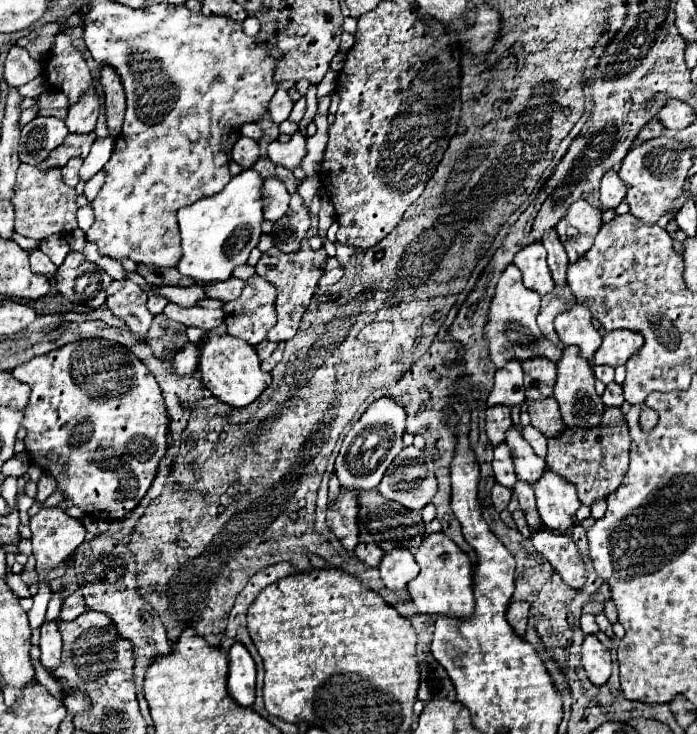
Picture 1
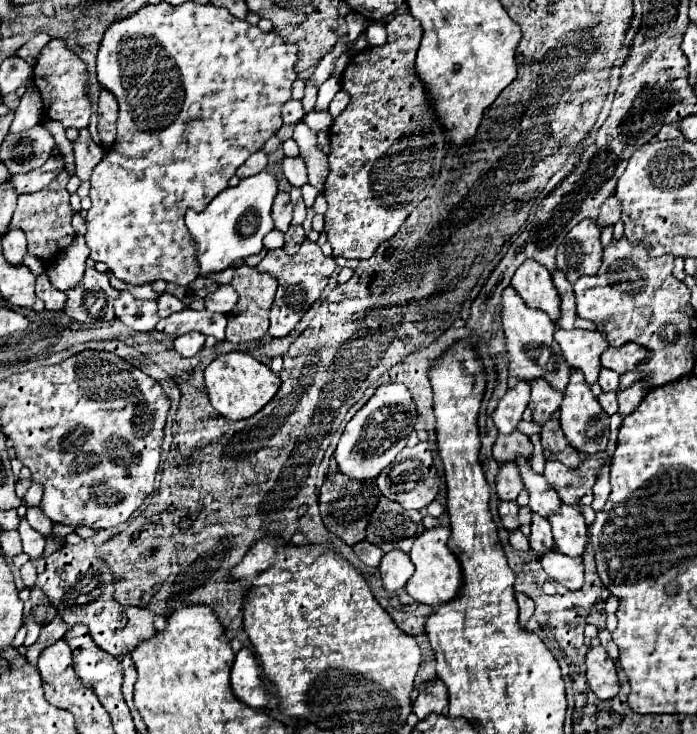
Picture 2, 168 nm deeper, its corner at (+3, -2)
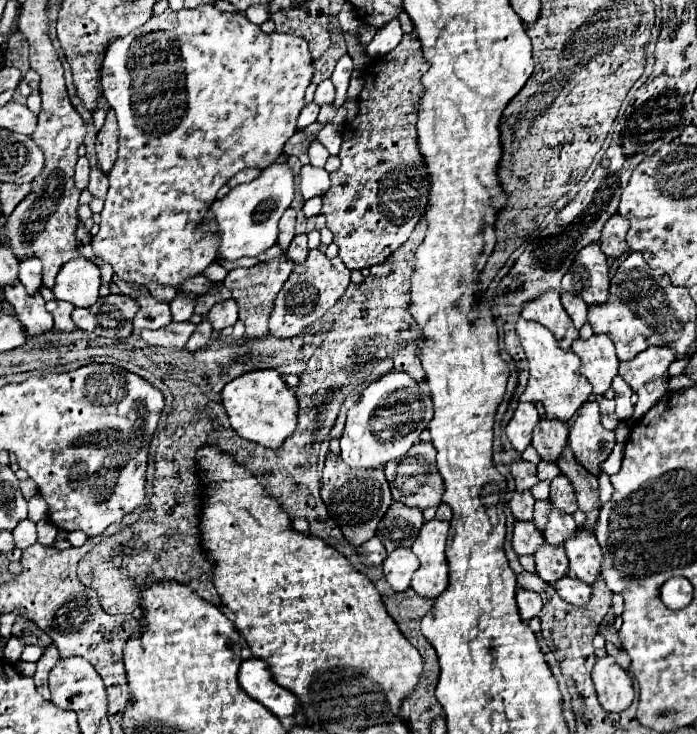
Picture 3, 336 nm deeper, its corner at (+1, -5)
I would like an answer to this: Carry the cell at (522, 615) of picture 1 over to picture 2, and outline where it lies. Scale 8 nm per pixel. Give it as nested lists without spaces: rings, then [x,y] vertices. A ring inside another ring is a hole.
[[[518,593],[516,599],[518,599],[518,605],[520,605],[520,625],[524,627],[528,623],[528,619],[532,617],[532,613],[534,613],[534,601],[524,593]]]

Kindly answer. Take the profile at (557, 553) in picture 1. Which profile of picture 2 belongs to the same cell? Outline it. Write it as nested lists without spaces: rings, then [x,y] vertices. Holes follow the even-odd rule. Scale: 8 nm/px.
[[[548,551],[542,559],[542,569],[548,573],[548,577],[560,585],[564,585],[570,591],[576,591],[582,587],[584,581],[584,565],[578,557],[562,555],[560,551]]]

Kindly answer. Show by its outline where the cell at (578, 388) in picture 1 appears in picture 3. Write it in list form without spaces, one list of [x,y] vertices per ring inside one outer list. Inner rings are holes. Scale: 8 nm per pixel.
[[[588,400],[582,404],[574,424],[570,426],[568,444],[574,452],[574,458],[592,474],[598,476],[600,464],[610,456],[616,440],[614,432],[606,430],[600,424],[598,404]]]

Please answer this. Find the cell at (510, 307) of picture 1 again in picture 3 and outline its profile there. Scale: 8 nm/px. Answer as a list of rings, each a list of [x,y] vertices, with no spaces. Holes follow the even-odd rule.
[[[518,318],[516,336],[520,340],[520,346],[526,354],[528,368],[530,368],[528,386],[524,394],[520,396],[520,402],[542,402],[548,418],[558,418],[568,422],[576,414],[576,410],[582,406],[582,402],[586,402],[592,394],[590,382],[578,374],[578,368],[580,368],[578,356],[572,350],[560,348],[556,336],[538,322]]]

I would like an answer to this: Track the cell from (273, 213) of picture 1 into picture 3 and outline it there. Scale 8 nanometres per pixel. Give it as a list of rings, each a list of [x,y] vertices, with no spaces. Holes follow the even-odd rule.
[[[288,208],[278,222],[278,246],[282,250],[286,250],[294,238],[294,220],[296,220],[296,210]]]

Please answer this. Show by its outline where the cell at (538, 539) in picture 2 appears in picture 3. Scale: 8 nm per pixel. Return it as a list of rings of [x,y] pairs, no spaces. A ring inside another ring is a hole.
[[[546,542],[546,544],[538,546],[538,550],[534,552],[534,558],[536,558],[538,576],[548,584],[554,584],[554,580],[558,580],[558,576],[568,572],[568,560],[566,560],[566,552],[564,552],[562,544],[552,546]]]

